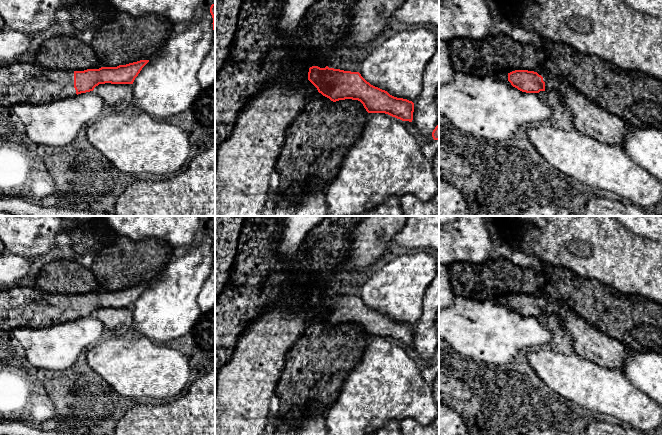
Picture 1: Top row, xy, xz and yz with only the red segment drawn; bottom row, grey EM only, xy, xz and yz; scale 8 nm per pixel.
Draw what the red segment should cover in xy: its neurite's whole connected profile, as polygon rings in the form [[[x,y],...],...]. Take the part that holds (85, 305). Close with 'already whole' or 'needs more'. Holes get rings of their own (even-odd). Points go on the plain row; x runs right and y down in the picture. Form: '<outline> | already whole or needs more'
[[[149,284],[84,295],[44,293],[38,287],[0,290],[0,329],[43,328],[93,315],[99,308],[133,308]]] | needs more

